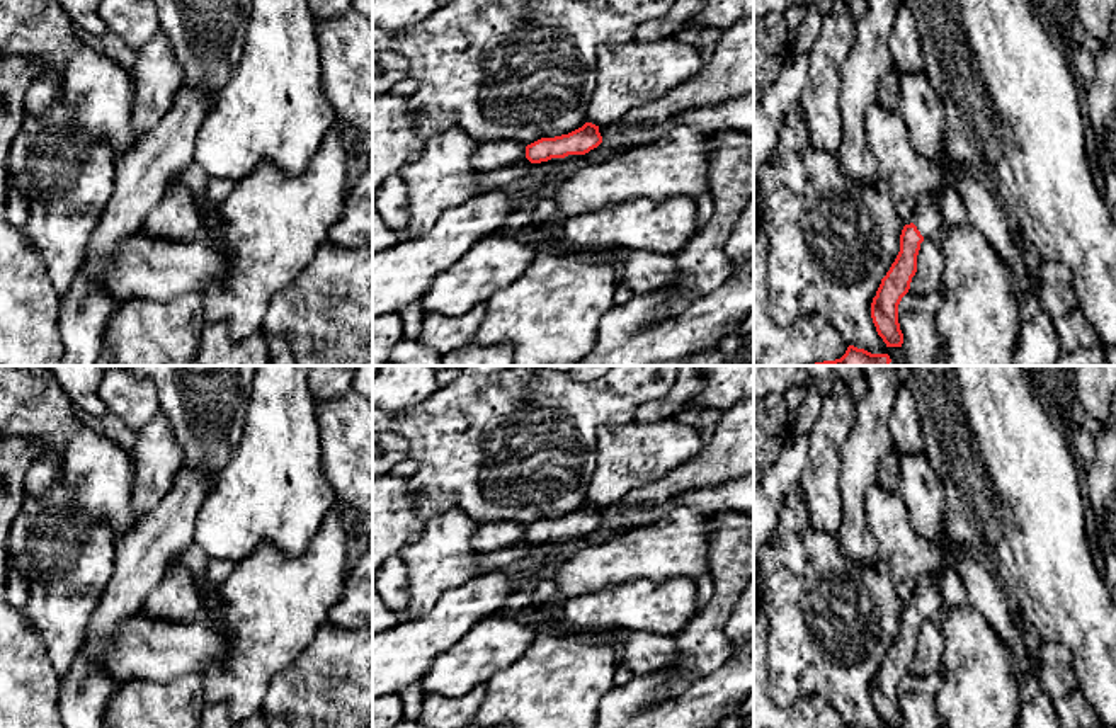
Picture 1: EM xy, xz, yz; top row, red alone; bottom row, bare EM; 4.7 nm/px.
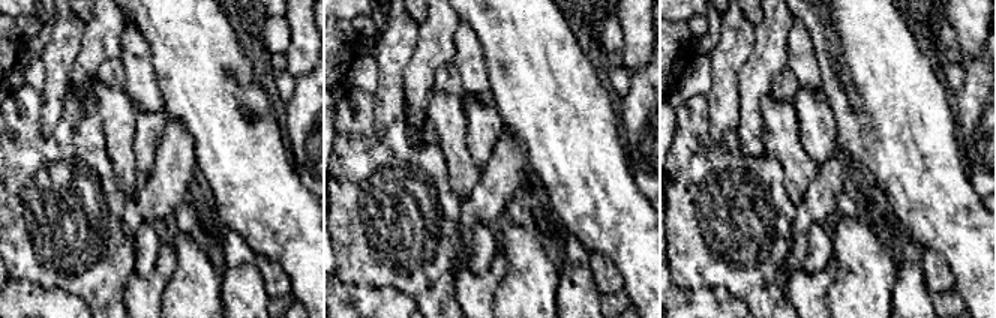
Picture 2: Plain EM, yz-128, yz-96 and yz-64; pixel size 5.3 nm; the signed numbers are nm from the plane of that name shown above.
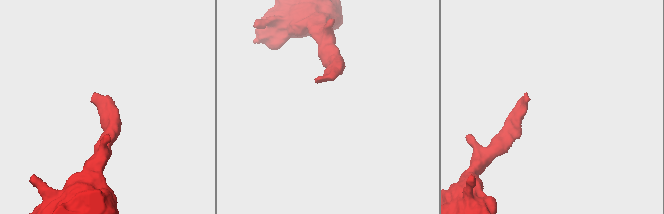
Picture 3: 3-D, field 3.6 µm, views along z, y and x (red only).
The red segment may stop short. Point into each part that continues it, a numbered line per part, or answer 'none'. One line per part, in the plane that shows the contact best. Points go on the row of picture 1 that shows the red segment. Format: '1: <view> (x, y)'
1: xz (545, 176)

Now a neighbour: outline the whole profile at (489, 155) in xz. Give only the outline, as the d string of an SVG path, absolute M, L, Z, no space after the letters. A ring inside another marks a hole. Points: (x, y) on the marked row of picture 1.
M483 141L471 155L473 168L481 173L507 167L526 156L526 146L519 141Z

